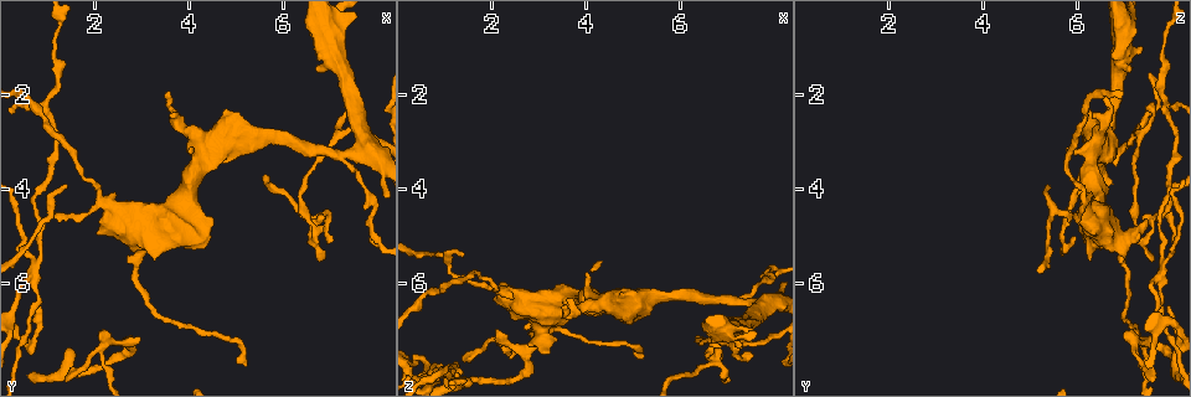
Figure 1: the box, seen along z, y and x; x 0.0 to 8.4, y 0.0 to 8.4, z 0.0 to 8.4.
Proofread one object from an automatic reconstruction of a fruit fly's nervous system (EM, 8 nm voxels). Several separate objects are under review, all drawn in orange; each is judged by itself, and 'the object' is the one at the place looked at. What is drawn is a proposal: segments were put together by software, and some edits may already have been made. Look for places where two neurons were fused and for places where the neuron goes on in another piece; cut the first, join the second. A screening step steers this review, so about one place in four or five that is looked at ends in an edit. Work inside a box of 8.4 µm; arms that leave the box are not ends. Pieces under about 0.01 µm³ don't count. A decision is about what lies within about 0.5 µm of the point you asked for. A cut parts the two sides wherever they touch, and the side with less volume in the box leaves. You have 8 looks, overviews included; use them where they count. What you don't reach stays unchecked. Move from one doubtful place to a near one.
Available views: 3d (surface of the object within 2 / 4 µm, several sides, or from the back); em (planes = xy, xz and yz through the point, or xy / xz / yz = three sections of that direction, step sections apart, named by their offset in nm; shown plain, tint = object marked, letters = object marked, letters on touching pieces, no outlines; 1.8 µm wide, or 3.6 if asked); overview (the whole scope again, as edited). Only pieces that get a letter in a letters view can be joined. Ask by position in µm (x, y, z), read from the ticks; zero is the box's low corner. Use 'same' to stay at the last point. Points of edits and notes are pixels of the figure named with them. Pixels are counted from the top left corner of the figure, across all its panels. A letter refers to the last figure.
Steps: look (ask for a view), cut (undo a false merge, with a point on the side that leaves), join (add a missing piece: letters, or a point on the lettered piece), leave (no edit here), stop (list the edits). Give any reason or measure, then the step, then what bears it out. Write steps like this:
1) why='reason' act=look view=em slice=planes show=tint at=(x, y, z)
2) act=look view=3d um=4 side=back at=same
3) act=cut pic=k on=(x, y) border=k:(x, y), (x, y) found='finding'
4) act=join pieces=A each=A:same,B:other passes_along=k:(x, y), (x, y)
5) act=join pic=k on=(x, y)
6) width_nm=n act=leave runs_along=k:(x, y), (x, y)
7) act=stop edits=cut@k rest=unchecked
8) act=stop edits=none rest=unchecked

why='branch point' act=look view=3d um=4 side=back at=(6.70, 4.85, 7.30)

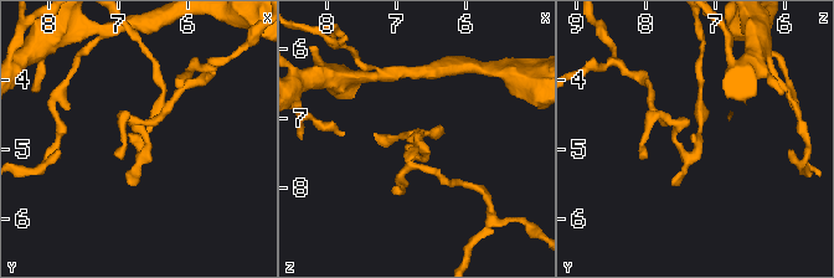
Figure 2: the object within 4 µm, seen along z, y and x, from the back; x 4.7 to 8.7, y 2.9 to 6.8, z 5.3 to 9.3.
act=look view=em slice=xz step=4 show=letters at=(6.70, 4.80, 7.25)

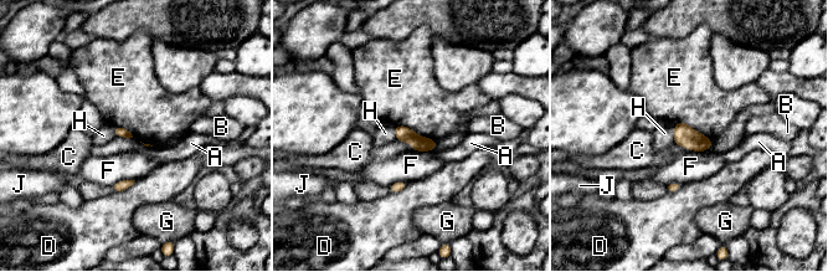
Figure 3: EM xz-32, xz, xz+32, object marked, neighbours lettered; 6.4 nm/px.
act=look view=em slice=planes show=letters at=same

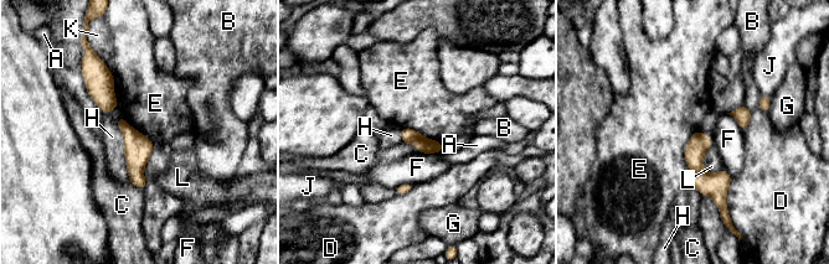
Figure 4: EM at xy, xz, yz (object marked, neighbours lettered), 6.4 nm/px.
act=leave each=A:other,B:other,C:other,D:other,E:other,F:other,G:other,H:other,J:other,K:other,L:other border=4:(122, 115), (152, 141), (144, 190) found='all the same neuron'

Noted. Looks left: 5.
why='narrows sharply' act=look view=3d um=4 at=(2.35, 7.25, 7.20)

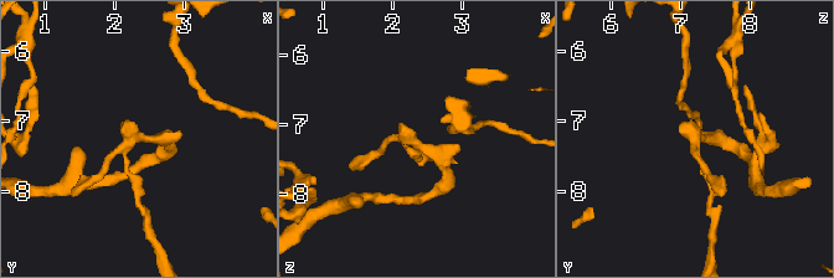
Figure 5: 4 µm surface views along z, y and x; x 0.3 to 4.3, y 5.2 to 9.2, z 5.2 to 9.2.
act=look view=em slice=xz step=16 show=tint at=(2.25, 7.20, 7.25)

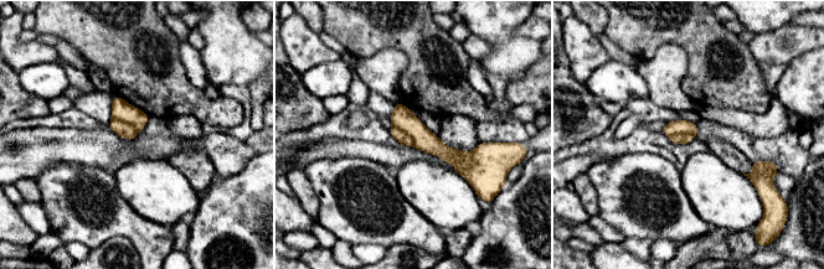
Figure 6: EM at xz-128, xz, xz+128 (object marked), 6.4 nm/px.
why='what lies round it' act=look view=em slice=xz step=16 show=letters at=same

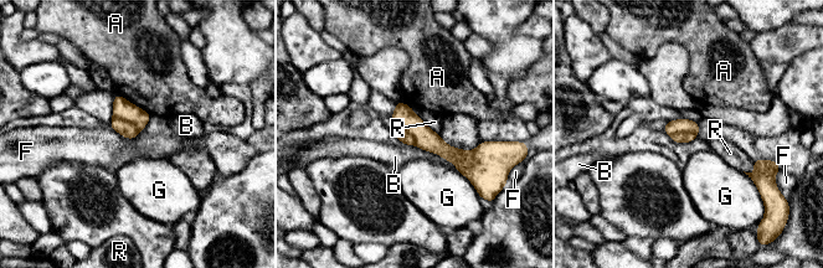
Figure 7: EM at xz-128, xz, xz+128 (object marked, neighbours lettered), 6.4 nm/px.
width_nm=160 act=cut pic=7 on=(125, 129) each=A:other,B:other,F:other,G:other,R:other border=7:(113, 117), (130, 122), (139, 130) found='two neurons meet here'

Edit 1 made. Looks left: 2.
act=stop edits=cut@7 rest=unchecked

